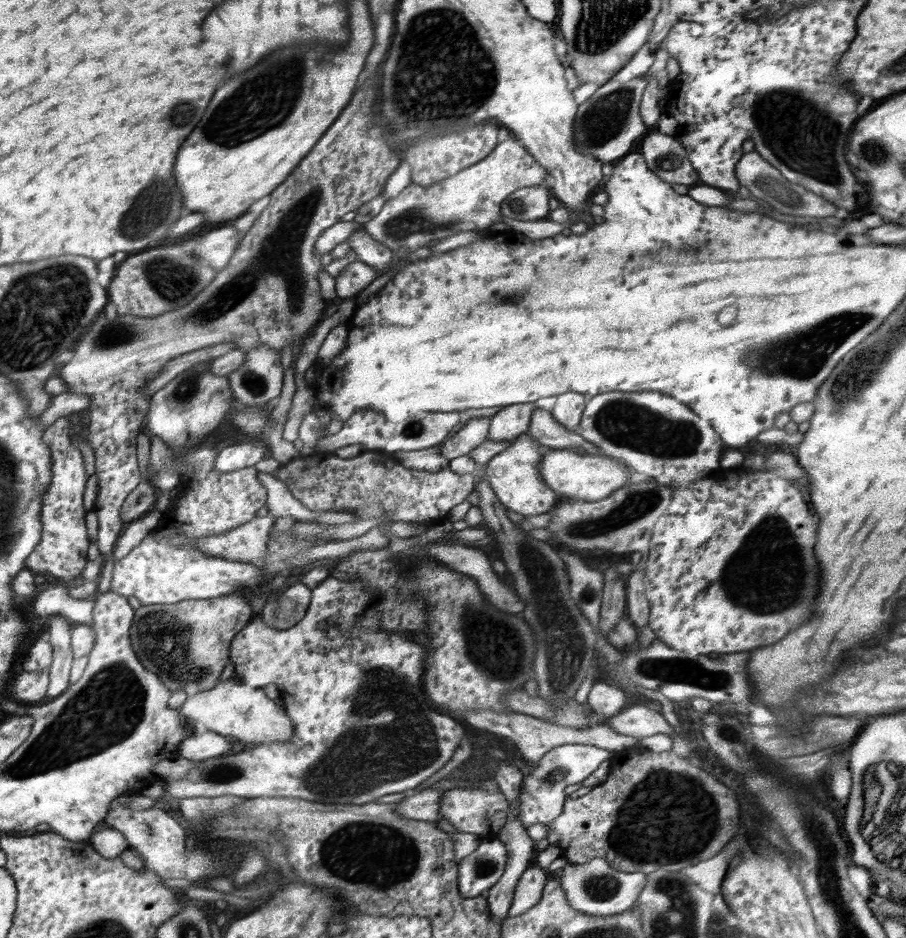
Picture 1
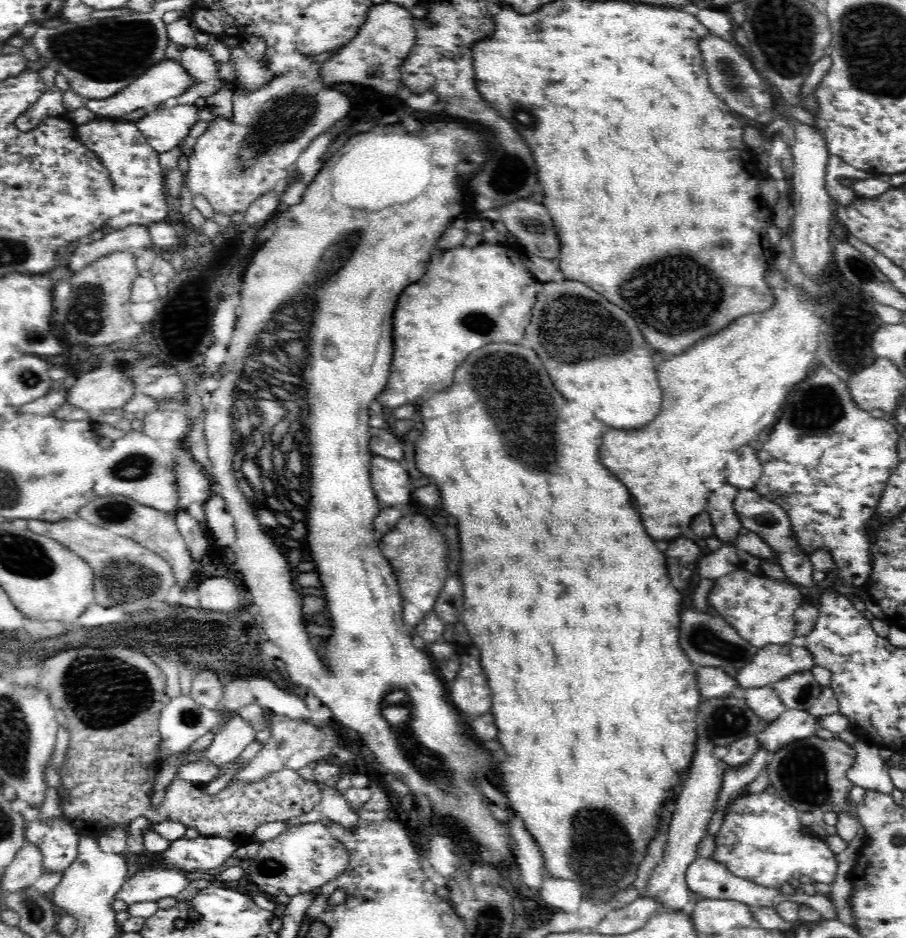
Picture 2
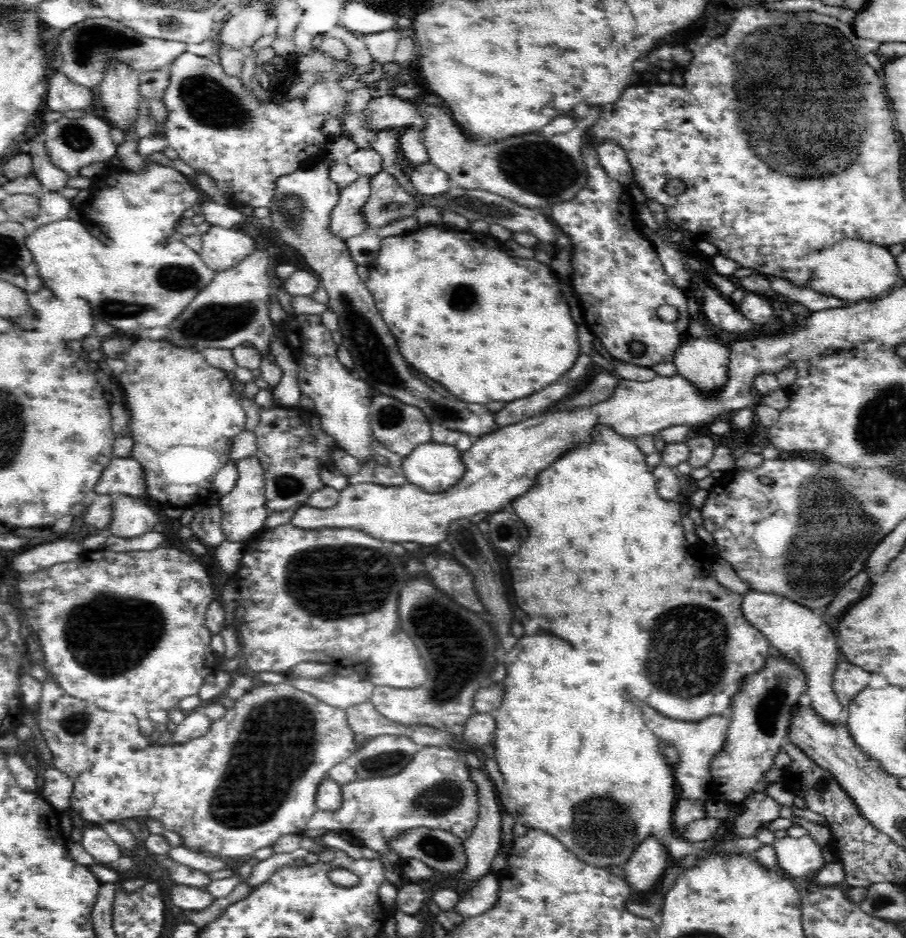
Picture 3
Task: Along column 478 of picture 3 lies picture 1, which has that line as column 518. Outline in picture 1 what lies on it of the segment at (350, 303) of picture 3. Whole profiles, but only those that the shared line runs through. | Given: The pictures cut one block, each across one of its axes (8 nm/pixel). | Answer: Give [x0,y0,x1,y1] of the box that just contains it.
[487,402,538,442]

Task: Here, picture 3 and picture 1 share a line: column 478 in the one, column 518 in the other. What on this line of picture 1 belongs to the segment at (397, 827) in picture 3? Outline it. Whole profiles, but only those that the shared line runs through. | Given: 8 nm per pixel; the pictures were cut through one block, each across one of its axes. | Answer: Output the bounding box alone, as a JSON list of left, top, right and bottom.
[519,743,614,828]

